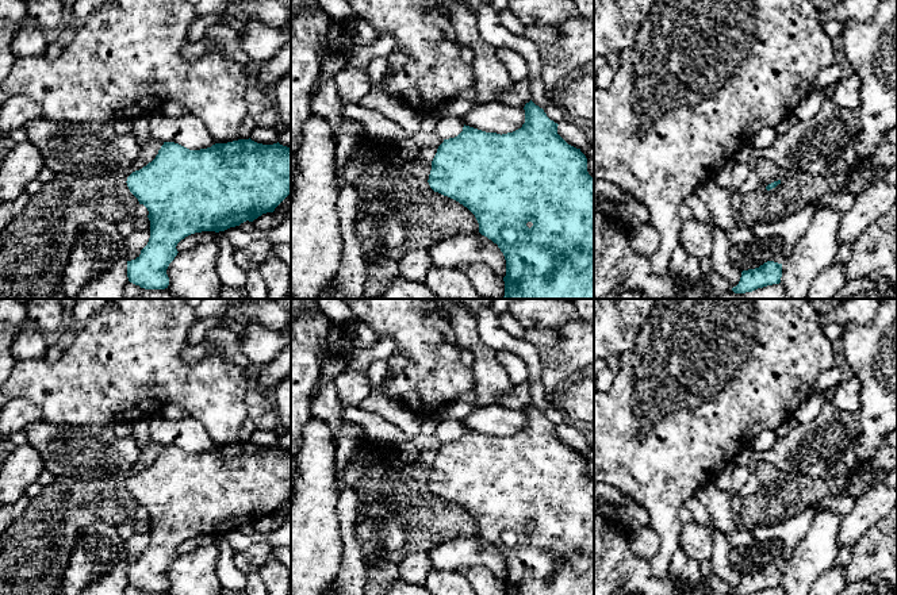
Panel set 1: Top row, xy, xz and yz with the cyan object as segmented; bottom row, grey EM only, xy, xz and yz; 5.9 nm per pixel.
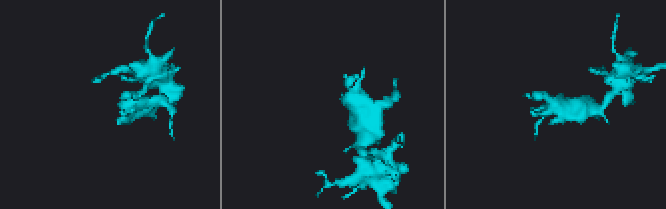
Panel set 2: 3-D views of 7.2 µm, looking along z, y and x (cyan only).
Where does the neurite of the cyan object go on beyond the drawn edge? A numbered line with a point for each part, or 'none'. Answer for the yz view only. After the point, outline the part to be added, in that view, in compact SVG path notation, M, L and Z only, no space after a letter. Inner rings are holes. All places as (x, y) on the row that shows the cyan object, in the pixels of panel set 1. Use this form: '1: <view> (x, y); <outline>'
none

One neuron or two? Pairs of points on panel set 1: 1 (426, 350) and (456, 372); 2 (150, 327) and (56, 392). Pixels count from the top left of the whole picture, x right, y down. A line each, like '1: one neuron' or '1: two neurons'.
1: one neuron
2: one neuron

